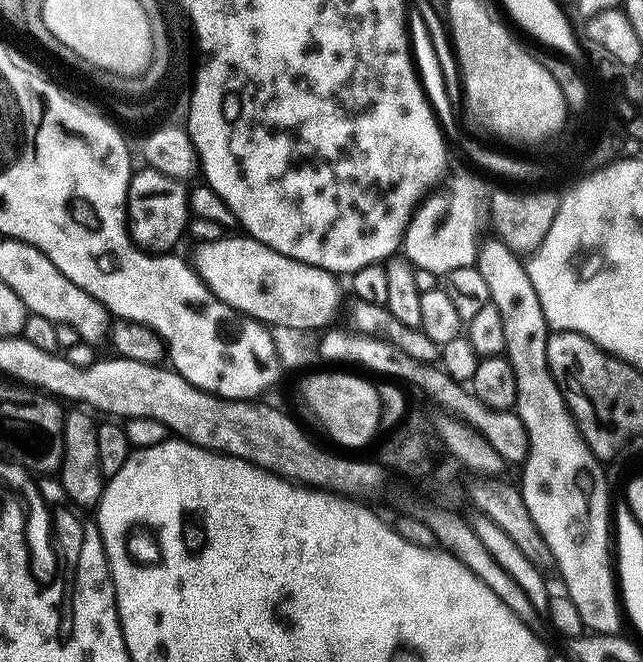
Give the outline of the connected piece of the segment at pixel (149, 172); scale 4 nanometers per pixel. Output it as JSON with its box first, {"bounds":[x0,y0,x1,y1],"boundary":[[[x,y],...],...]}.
{"bounds":[128,167,190,254],"boundary":[[[145,167],[143,171],[137,171],[128,184],[128,235],[134,244],[146,252],[168,254],[180,239],[185,239],[189,231],[190,188],[185,181],[175,180],[150,167]]]}

